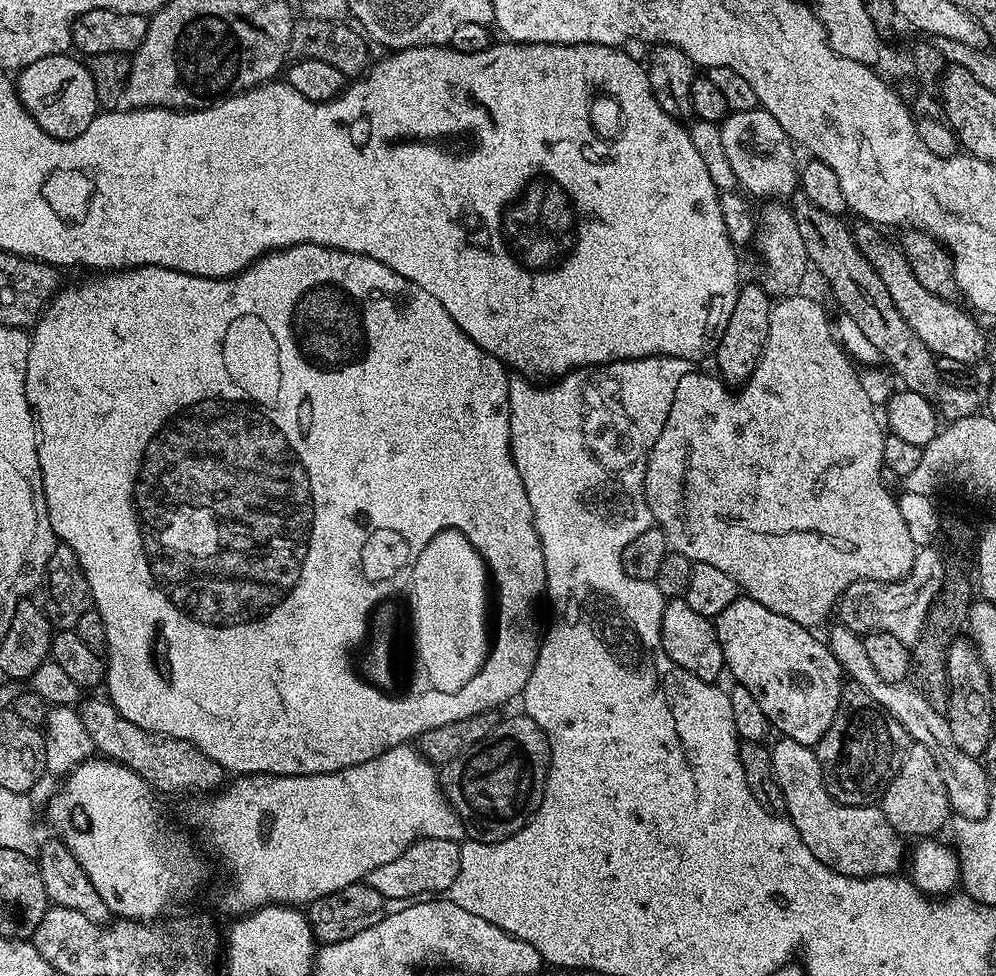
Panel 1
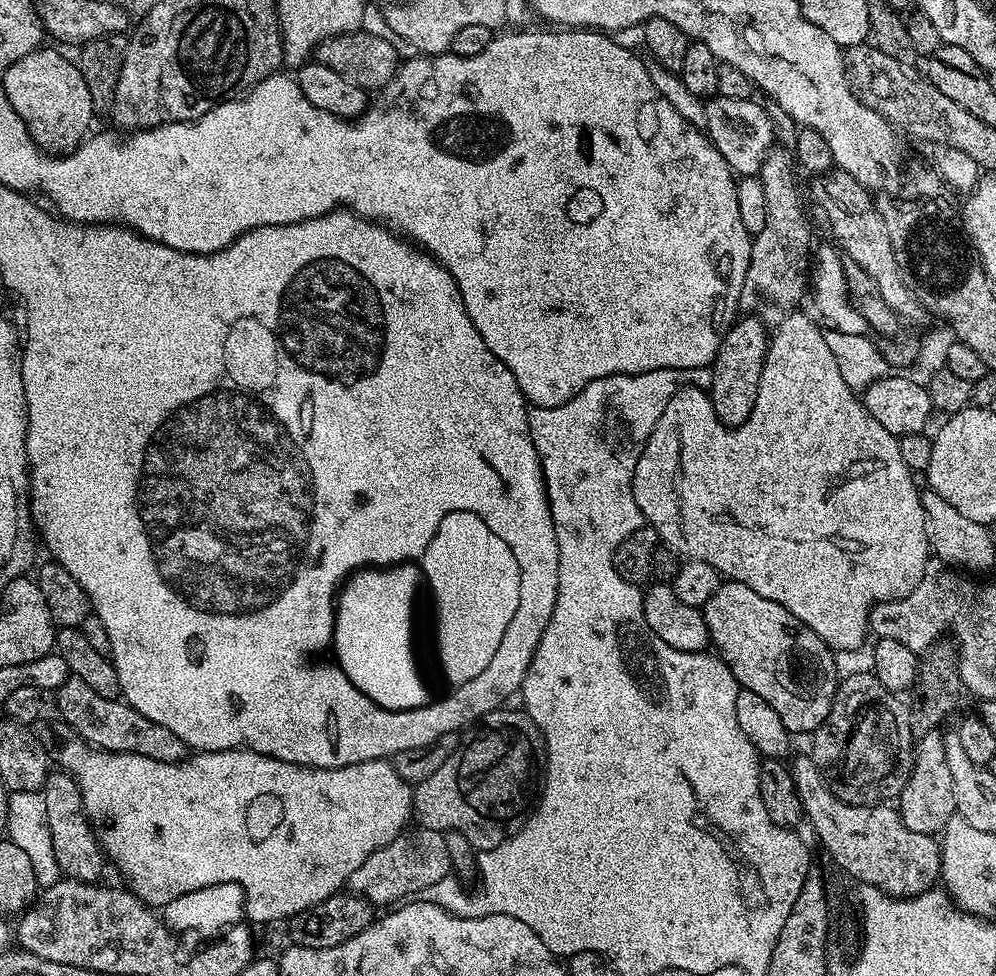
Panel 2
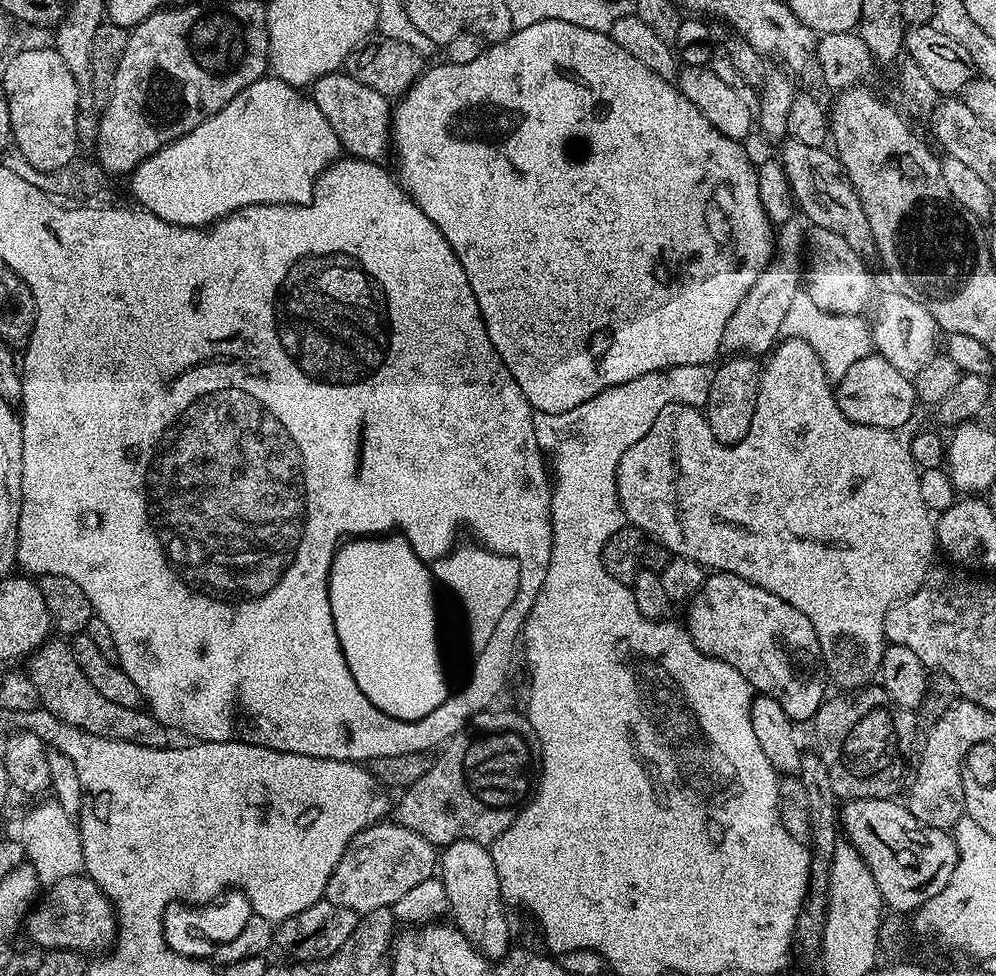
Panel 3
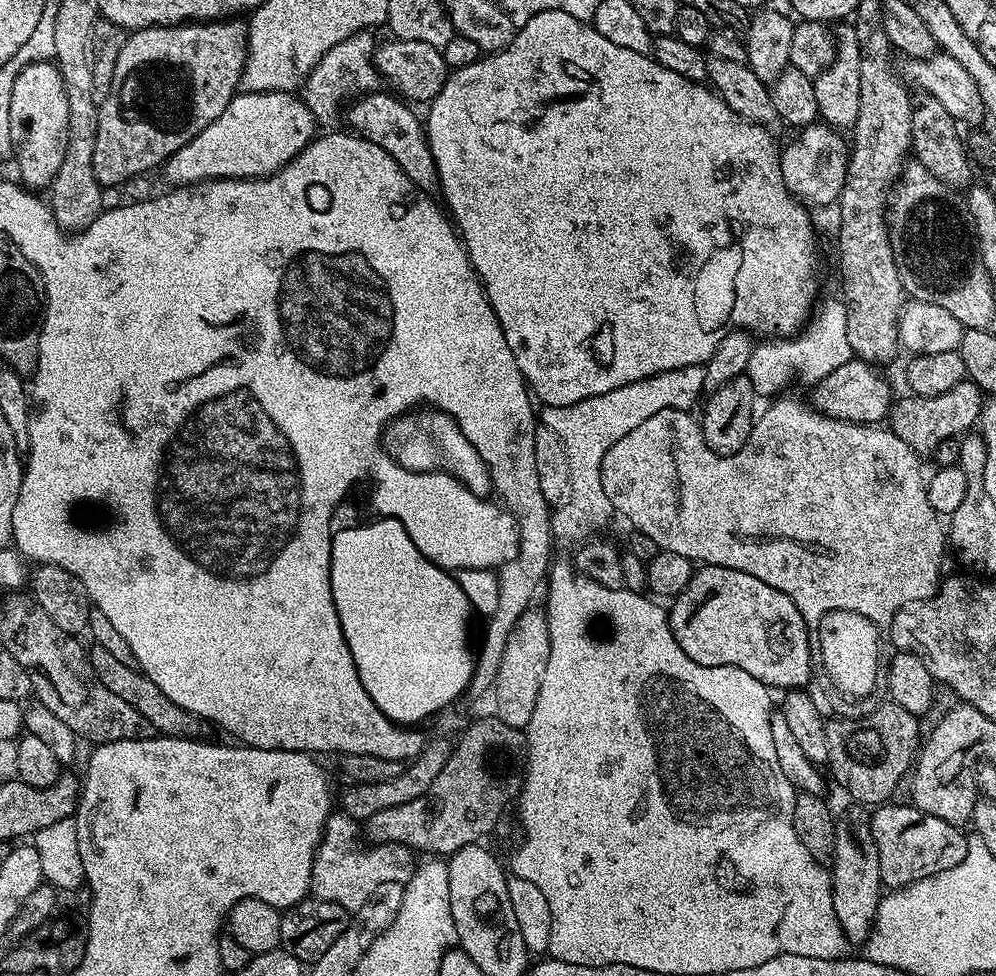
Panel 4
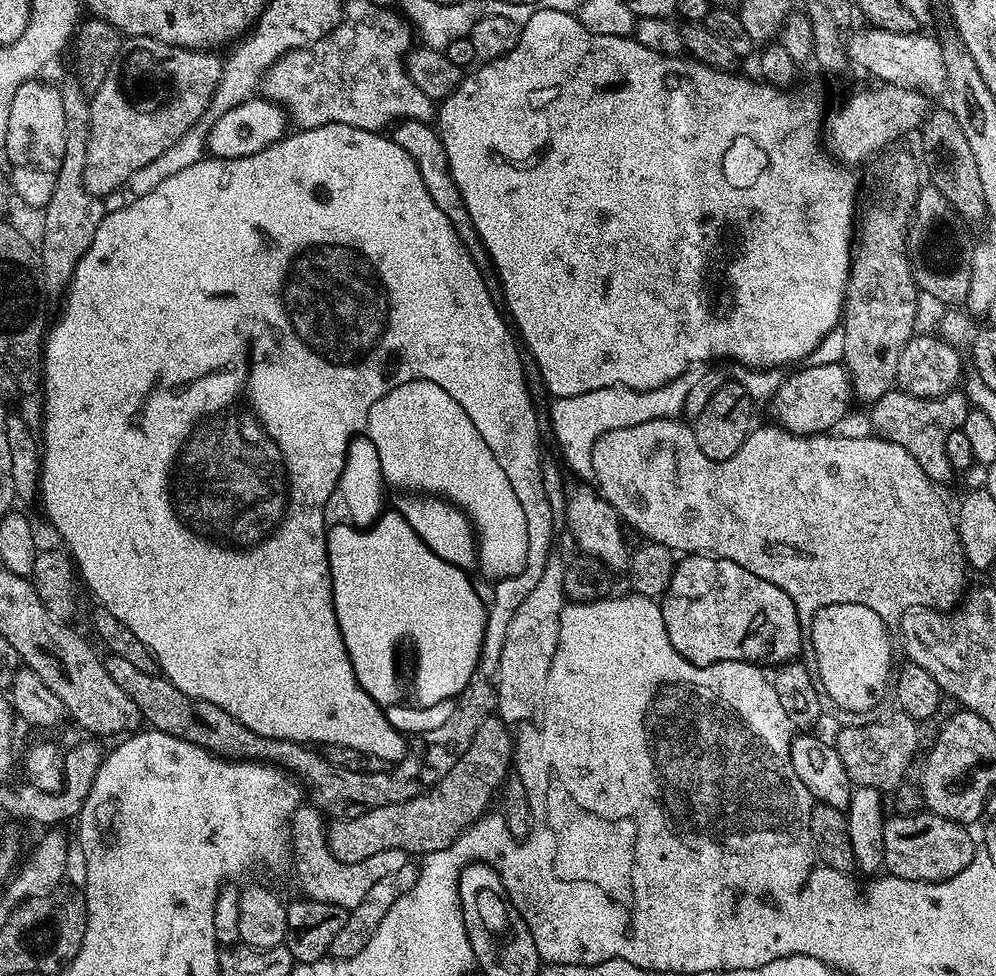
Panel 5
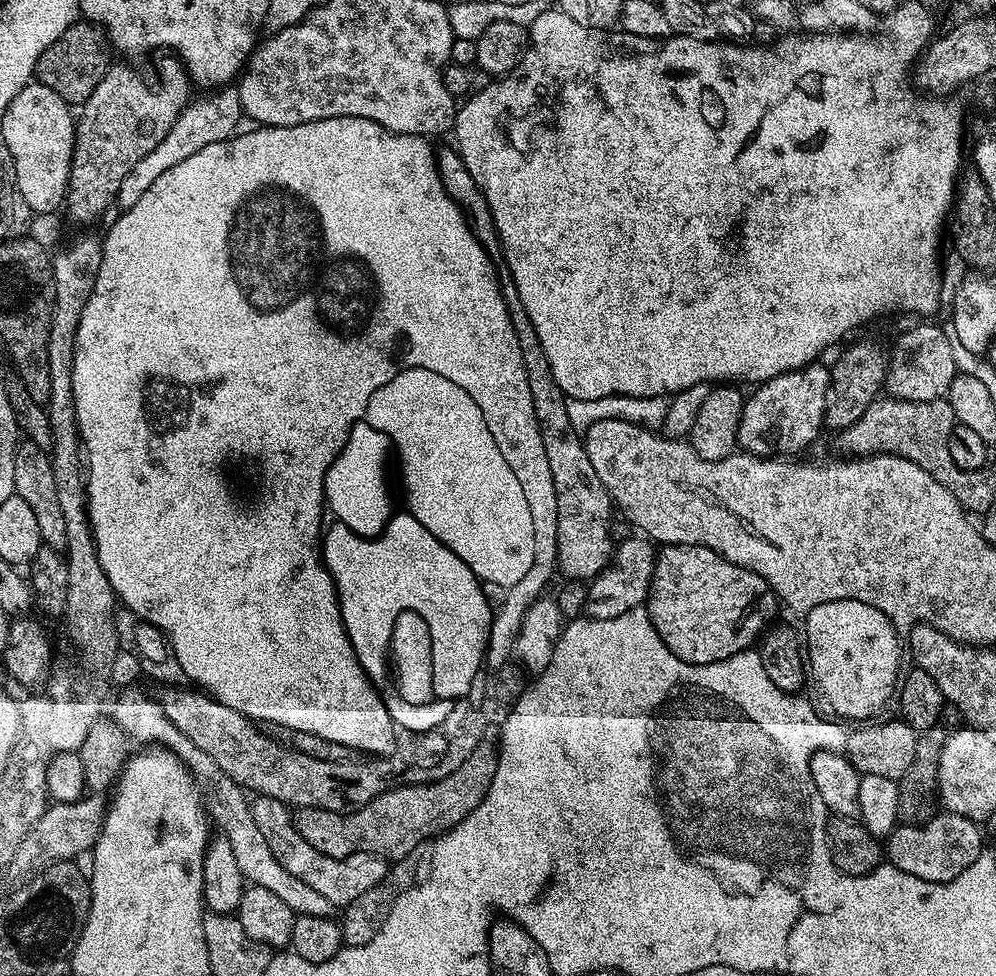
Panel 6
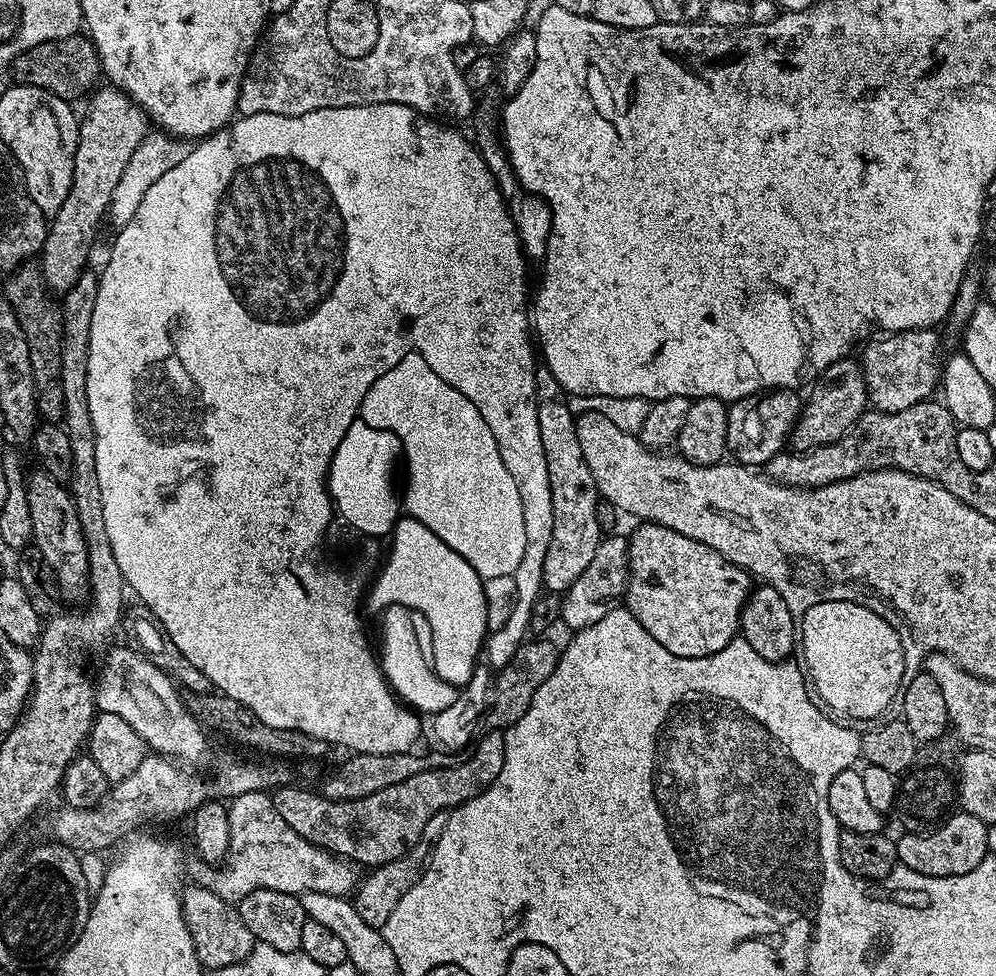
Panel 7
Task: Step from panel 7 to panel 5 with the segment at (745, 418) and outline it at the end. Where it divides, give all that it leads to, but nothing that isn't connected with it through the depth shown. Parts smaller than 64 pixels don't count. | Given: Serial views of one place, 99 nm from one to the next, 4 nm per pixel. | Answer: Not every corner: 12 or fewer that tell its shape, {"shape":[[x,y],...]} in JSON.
{"shape":[[843,363],[804,366],[770,400],[779,427],[828,434],[854,404]]}

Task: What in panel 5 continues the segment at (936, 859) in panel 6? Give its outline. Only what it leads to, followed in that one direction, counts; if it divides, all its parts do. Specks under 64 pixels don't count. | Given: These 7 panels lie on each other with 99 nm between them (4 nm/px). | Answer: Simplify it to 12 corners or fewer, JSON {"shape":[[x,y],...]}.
{"shape":[[933,812],[884,821],[884,863],[903,880],[948,880],[978,844]]}

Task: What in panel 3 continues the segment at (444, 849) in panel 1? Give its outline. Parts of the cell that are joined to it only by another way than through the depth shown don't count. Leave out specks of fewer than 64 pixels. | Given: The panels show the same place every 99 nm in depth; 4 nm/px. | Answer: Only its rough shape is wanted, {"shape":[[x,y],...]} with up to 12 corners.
{"shape":[[401,824],[352,837],[324,899],[391,908],[433,879],[437,845]]}

